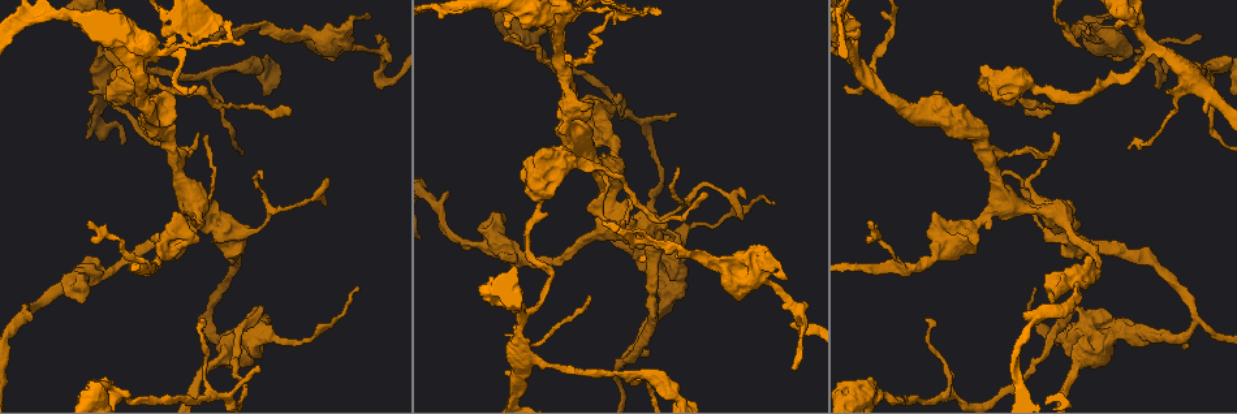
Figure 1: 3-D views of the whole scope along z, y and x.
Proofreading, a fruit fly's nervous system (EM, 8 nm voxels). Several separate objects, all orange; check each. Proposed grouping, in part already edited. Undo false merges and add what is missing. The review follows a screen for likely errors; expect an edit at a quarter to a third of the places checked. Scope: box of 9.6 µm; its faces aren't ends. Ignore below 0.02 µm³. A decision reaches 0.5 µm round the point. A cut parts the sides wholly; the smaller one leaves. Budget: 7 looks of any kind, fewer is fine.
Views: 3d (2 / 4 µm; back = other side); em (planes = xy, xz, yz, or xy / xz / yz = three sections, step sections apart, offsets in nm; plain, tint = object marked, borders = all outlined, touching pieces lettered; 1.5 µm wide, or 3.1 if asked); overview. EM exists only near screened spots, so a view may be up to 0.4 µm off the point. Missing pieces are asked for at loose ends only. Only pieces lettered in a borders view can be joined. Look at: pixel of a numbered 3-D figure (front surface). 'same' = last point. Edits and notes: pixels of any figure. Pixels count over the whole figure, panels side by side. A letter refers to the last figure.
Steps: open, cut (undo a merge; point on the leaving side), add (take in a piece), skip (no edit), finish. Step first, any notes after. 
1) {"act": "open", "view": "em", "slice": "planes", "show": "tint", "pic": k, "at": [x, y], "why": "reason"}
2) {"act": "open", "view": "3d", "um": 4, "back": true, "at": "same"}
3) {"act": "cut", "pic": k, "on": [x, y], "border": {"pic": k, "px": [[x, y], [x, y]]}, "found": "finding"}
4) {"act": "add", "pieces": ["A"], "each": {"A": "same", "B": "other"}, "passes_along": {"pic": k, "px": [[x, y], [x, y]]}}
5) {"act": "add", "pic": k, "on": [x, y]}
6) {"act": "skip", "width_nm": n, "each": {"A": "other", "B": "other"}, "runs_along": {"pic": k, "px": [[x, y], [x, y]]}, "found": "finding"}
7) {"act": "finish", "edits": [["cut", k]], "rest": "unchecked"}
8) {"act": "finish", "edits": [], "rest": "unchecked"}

{"act": "open", "view": "em", "slice": "xy", "step": 8, "show": "borders", "pic": 1, "at": [624, 217]}

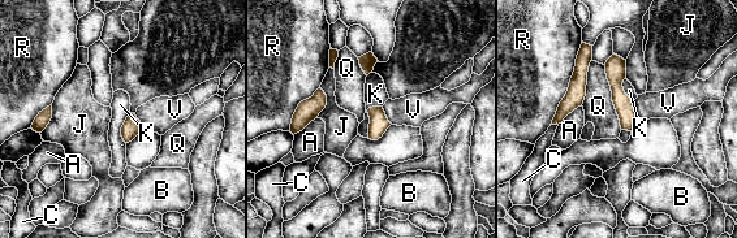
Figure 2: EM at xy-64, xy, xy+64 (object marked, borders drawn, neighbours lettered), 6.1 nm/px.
{"act": "skip", "width_nm": 120, "each": {"A": "other", "B": "other", "C": "other", "J": "other", "K": "other", "Q": "other", "R": "other", "V": "other"}, "runs_along": {"pic": 2, "px": [[613, 59], [616, 89], [630, 126]]}, "found": "all the same neuron"}

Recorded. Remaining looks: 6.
{"act": "open", "view": "3d", "um": 2, "pic": 1, "at": [783, 293], "why": "thin neck"}

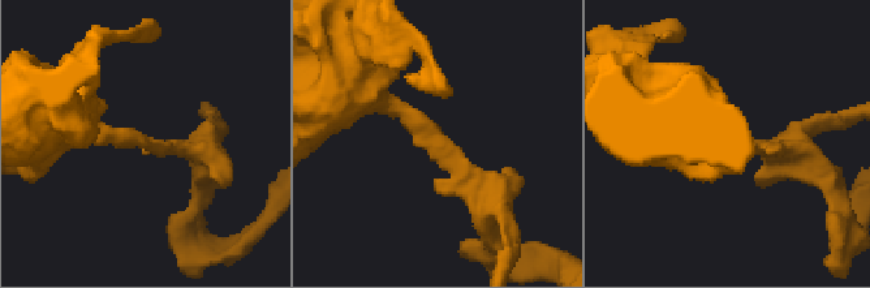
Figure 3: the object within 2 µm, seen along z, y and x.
{"act": "open", "view": "em", "um": 3.1, "slice": "yz", "step": 16, "show": "tint", "pic": 3, "at": [440, 142], "arm_widths_nm": [180, 420]}

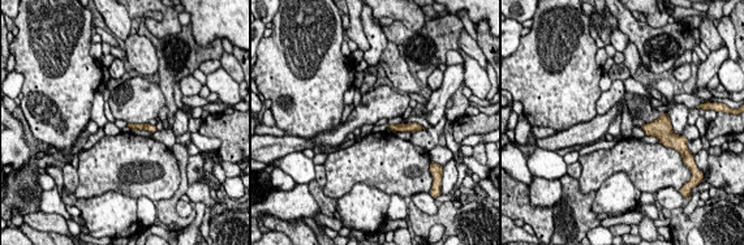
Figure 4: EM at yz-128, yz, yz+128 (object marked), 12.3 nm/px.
{"act": "open", "view": "em", "um": 3.1, "slice": "planes", "show": "borders", "at": "same", "why": "cut it another way"}

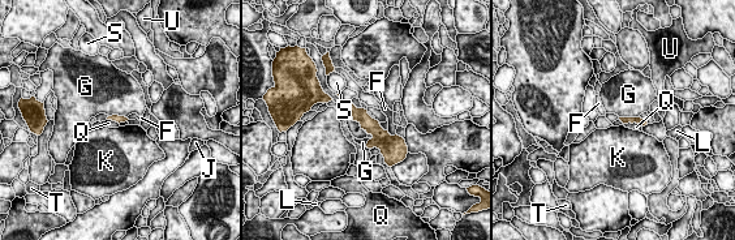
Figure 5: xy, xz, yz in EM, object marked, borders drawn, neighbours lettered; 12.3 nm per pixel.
{"act": "skip", "width_nm": 90, "each": {"F": "other", "G": "other", "J": "other", "K": "other", "L": "other", "Q": "other", "S": "other", "T": "other", "U": "other"}, "border": {"pic": 5, "px": [[619, 116], [639, 118]]}, "found": "one neuron here"}

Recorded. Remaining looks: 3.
{"act": "open", "view": "em", "slice": "planes", "show": "plain", "pic": 1, "at": [263, 310], "why": "stops while still wide"}

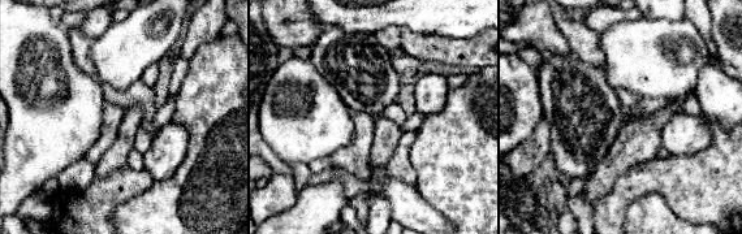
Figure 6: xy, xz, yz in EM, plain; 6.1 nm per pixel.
{"act": "open", "view": "em", "slice": "planes", "show": "borders", "at": "same", "why": "what lies round it"}

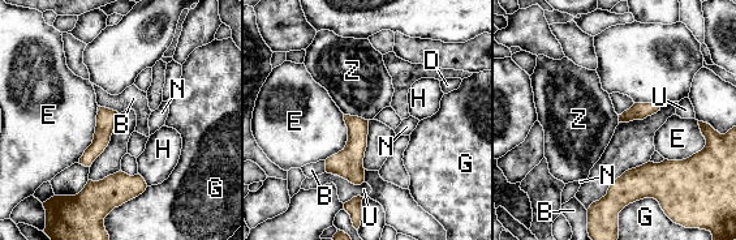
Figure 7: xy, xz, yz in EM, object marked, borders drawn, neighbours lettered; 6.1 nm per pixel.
{"act": "skip", "each": {"B": "other", "D": "other", "E": "other", "G": "other", "H": "other", "N": "other", "U": "other", "Z": "other"}, "runs_along": {"pic": 7, "px": [[113, 114], [99, 144], [82, 161]]}, "found": "none of them fits"}

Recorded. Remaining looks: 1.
{"act": "finish", "edits": [], "rest": "unchecked"}

